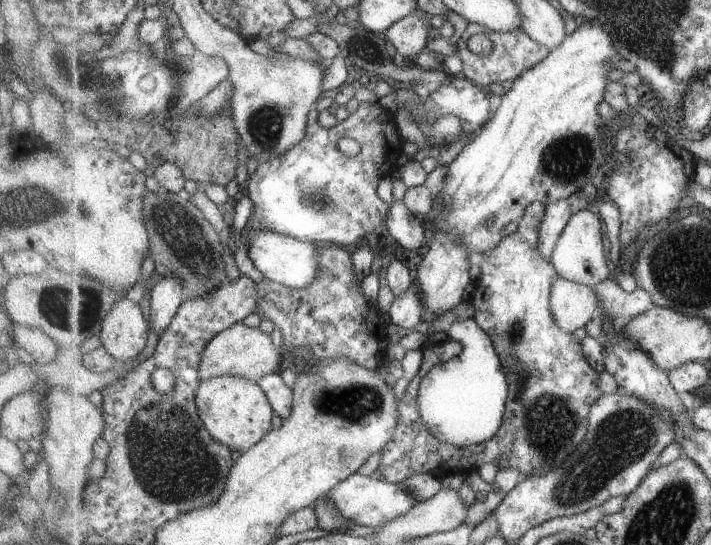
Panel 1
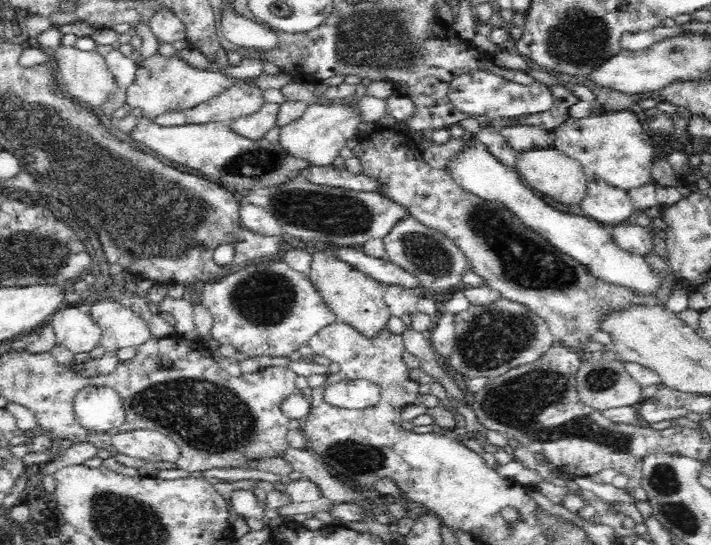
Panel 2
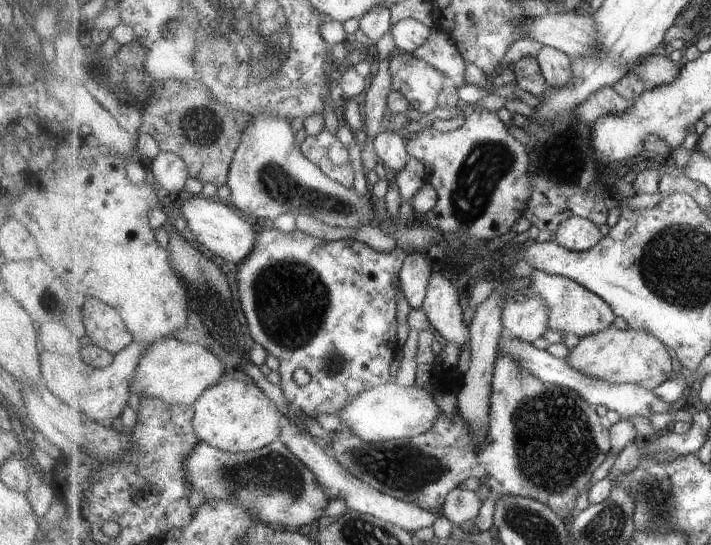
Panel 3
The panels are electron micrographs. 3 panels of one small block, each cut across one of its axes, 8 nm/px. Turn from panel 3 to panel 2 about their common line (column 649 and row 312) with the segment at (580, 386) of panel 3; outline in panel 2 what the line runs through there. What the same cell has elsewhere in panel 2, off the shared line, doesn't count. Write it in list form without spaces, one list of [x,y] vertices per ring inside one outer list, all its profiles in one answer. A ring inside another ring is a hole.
[[[389,285],[385,289],[384,302],[392,317],[396,317],[413,329],[413,316],[418,313],[418,301],[425,295],[420,285],[406,288],[398,285]]]

